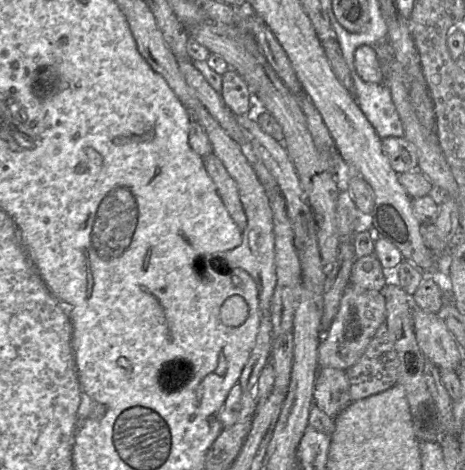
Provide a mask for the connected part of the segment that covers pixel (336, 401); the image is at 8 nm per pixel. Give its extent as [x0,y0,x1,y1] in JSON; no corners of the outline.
[313,368,351,419]

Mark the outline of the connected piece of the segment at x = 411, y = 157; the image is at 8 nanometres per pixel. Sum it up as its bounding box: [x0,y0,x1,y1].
[381,137,418,173]

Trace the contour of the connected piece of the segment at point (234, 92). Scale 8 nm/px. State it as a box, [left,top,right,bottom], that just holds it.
[220,69,256,116]

